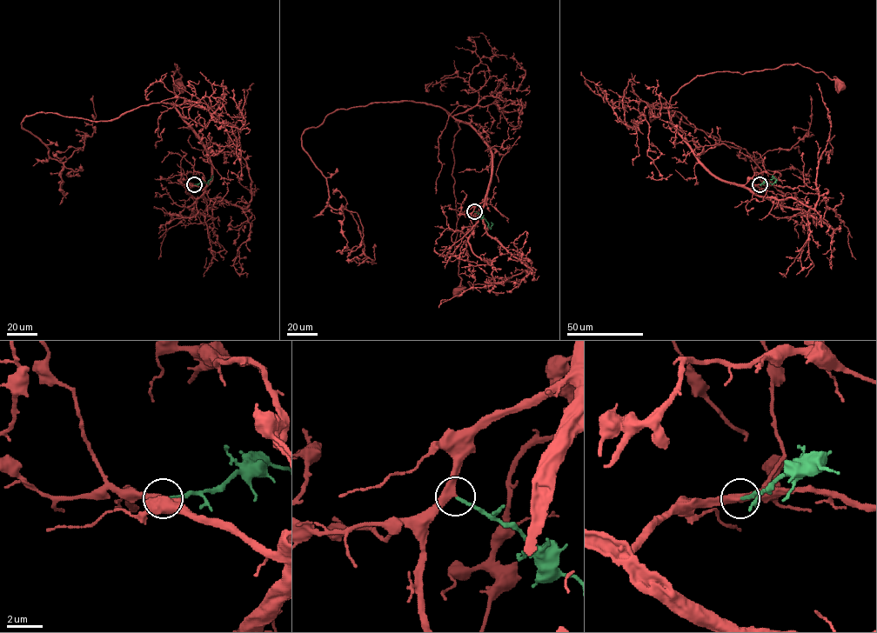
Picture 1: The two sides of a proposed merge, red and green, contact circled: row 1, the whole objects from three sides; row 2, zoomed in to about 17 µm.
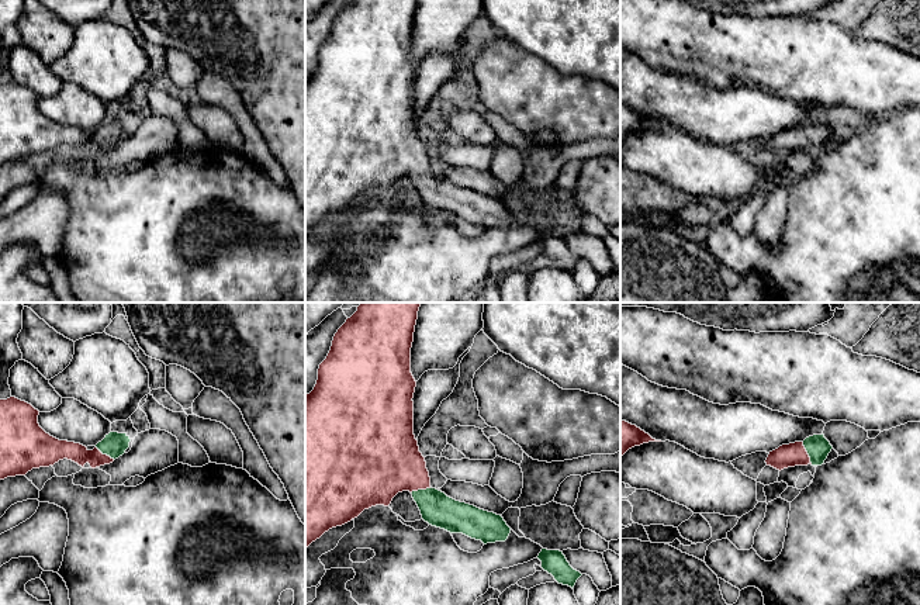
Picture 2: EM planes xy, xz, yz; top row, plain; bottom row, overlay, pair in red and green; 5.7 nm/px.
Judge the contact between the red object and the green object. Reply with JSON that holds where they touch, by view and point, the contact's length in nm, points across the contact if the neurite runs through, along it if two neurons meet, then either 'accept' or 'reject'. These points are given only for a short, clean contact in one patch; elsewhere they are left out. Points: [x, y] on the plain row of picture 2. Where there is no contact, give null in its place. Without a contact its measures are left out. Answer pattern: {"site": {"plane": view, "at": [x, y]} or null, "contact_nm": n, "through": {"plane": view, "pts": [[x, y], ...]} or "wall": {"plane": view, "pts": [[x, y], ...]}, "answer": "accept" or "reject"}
{"site": {"plane": "yz", "at": [806, 138]}, "contact_nm": 140, "through": {"plane": "yz", "pts": [[791, 139], [806, 138], [818, 132]]}, "answer": "accept"}

